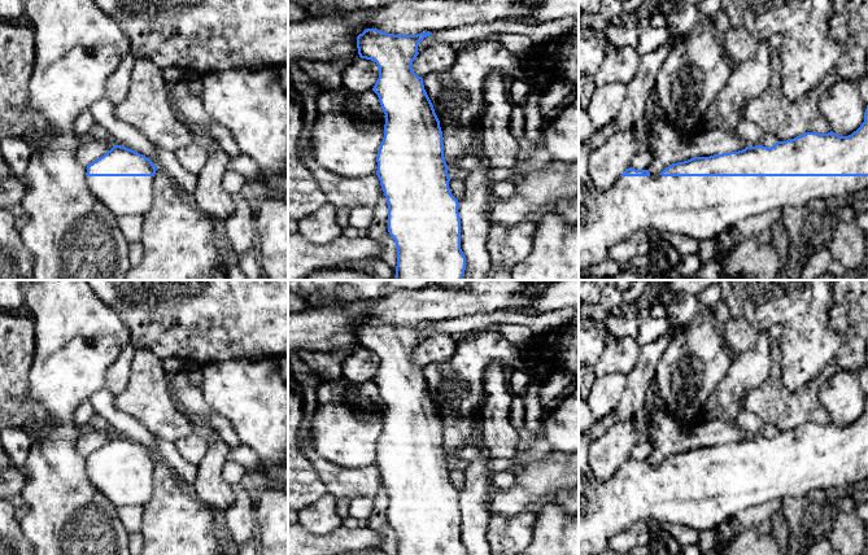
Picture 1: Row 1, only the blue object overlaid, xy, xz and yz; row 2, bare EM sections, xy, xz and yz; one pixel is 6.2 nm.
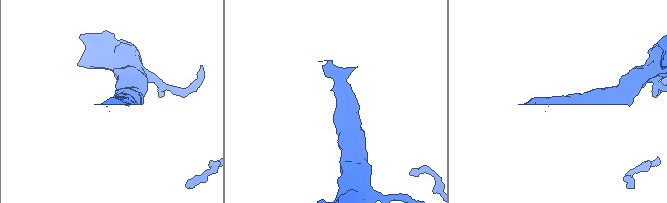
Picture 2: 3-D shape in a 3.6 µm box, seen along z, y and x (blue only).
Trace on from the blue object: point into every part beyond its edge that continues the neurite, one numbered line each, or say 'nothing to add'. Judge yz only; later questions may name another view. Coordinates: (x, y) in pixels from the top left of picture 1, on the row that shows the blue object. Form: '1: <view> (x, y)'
1: yz (702, 208)

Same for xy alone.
1: xy (123, 196)

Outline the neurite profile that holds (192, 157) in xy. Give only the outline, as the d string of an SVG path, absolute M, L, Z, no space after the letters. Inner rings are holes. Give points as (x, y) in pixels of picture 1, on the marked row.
M200 137L189 145L176 149L174 156L184 170L197 175L206 163L210 150L211 147Z

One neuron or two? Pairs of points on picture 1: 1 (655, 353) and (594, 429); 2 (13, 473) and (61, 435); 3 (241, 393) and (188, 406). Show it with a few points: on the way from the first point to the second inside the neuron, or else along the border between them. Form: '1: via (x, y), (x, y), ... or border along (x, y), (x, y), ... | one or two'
1: via (642, 374), (637, 381), (635, 396), (615, 415) | one
2: border along (24, 473), (21, 499) | two
3: border along (200, 387), (203, 400), (214, 411) | two

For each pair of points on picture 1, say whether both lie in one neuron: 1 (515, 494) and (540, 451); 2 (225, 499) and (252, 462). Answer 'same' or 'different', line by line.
1: different
2: different

